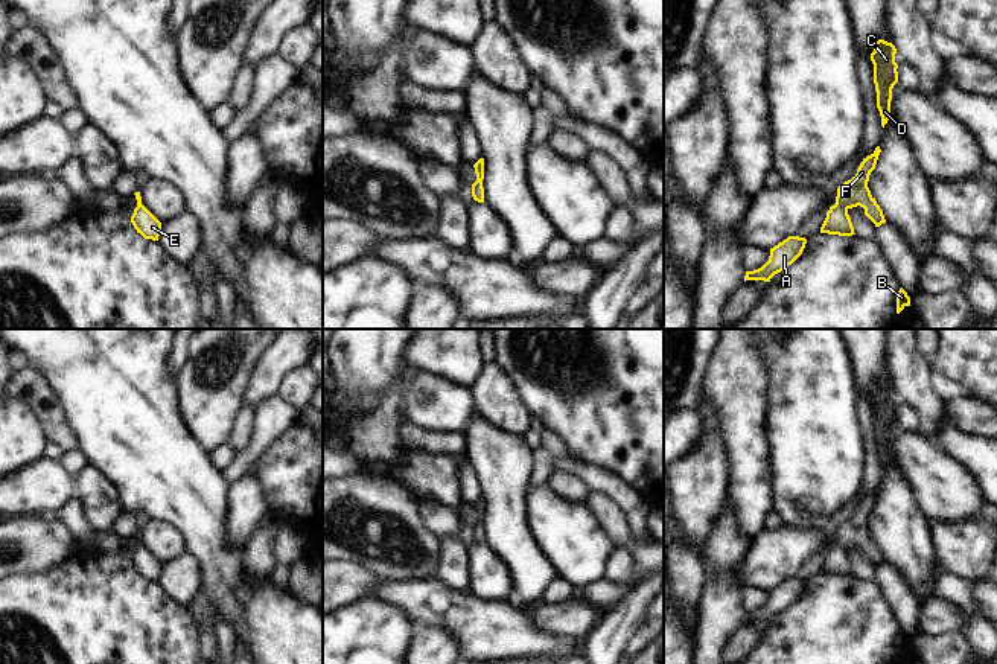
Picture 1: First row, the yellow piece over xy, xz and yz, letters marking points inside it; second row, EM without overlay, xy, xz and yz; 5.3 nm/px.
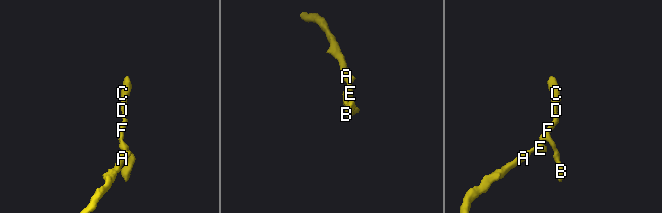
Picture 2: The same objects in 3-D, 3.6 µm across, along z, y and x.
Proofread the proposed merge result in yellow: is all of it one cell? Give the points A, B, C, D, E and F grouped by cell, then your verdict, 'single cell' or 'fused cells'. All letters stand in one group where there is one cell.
groups A B C D E F; single cell

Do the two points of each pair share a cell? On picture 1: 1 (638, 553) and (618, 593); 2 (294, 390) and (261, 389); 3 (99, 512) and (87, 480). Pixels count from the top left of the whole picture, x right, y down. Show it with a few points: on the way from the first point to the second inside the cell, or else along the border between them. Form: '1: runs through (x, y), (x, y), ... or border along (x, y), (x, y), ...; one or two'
1: runs through (638, 564), (638, 574), (629, 584); one
2: border along (305, 364), (291, 369), (276, 393); two
3: runs through (99, 504), (99, 498), (92, 488); one

